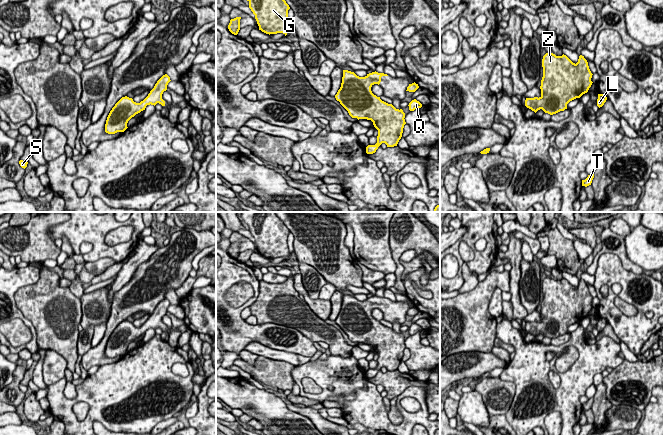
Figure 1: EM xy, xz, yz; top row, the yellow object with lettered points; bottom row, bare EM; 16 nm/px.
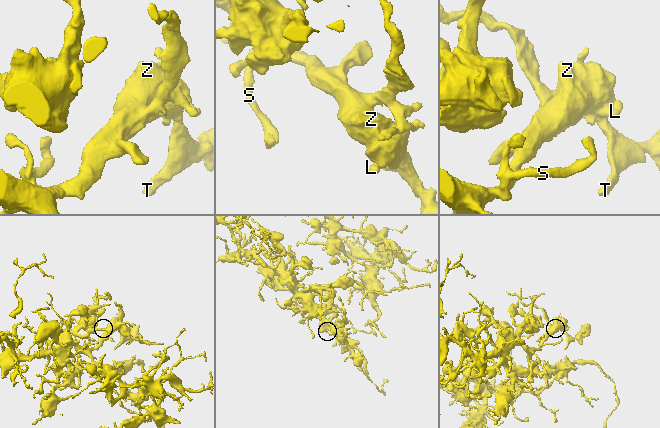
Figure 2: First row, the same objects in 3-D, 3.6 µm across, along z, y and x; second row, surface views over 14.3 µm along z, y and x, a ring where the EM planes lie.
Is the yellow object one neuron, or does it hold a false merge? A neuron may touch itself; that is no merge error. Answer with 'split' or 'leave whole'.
leave whole

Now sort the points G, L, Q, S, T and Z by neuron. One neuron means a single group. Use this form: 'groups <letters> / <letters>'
groups G L Q S T Z

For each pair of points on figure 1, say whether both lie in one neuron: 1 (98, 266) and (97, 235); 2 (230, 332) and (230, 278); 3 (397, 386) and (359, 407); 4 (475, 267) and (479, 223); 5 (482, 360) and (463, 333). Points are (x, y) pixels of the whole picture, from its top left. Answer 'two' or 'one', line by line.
1: two
2: one
3: two
4: one
5: two

